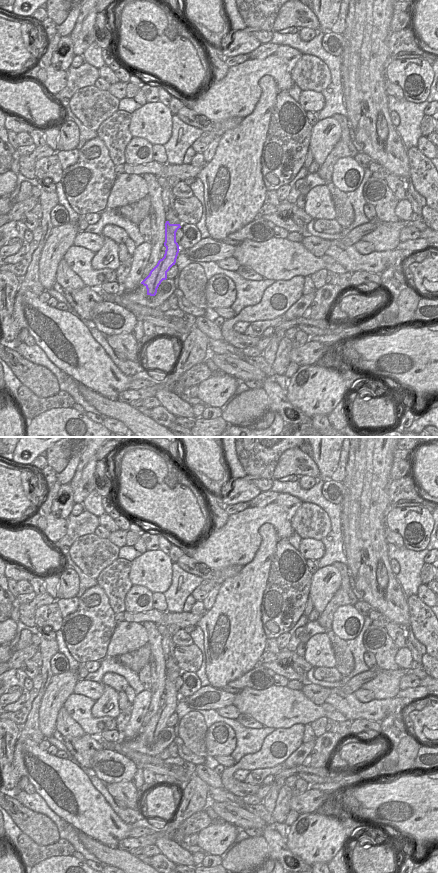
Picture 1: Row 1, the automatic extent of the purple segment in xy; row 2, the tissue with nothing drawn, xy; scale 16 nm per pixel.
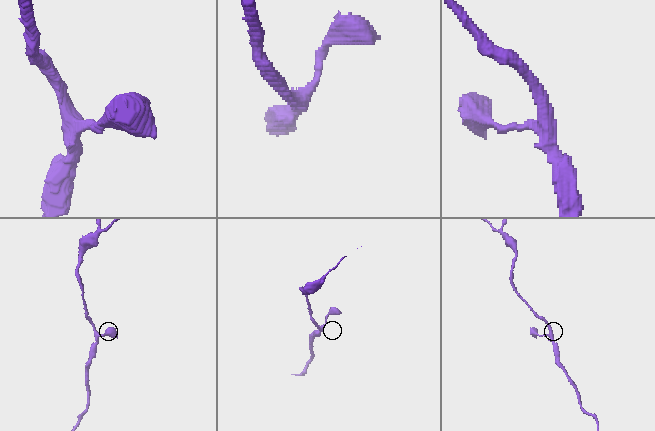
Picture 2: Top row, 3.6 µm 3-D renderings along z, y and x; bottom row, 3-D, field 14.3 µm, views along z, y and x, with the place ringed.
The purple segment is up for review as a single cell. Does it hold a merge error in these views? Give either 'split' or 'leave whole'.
leave whole

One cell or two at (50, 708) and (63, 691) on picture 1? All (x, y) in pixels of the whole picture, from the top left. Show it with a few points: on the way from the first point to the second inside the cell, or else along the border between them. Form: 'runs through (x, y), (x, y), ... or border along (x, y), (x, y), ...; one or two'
runs through (51, 704), (59, 695); one

